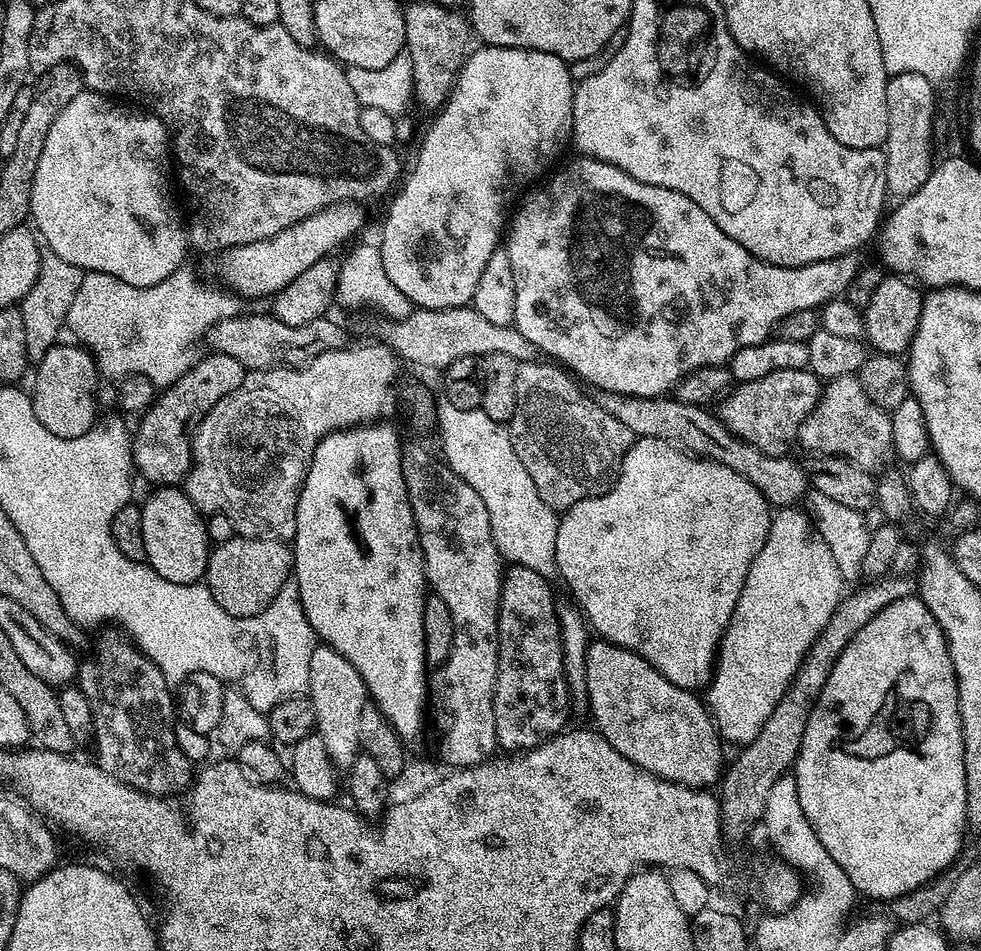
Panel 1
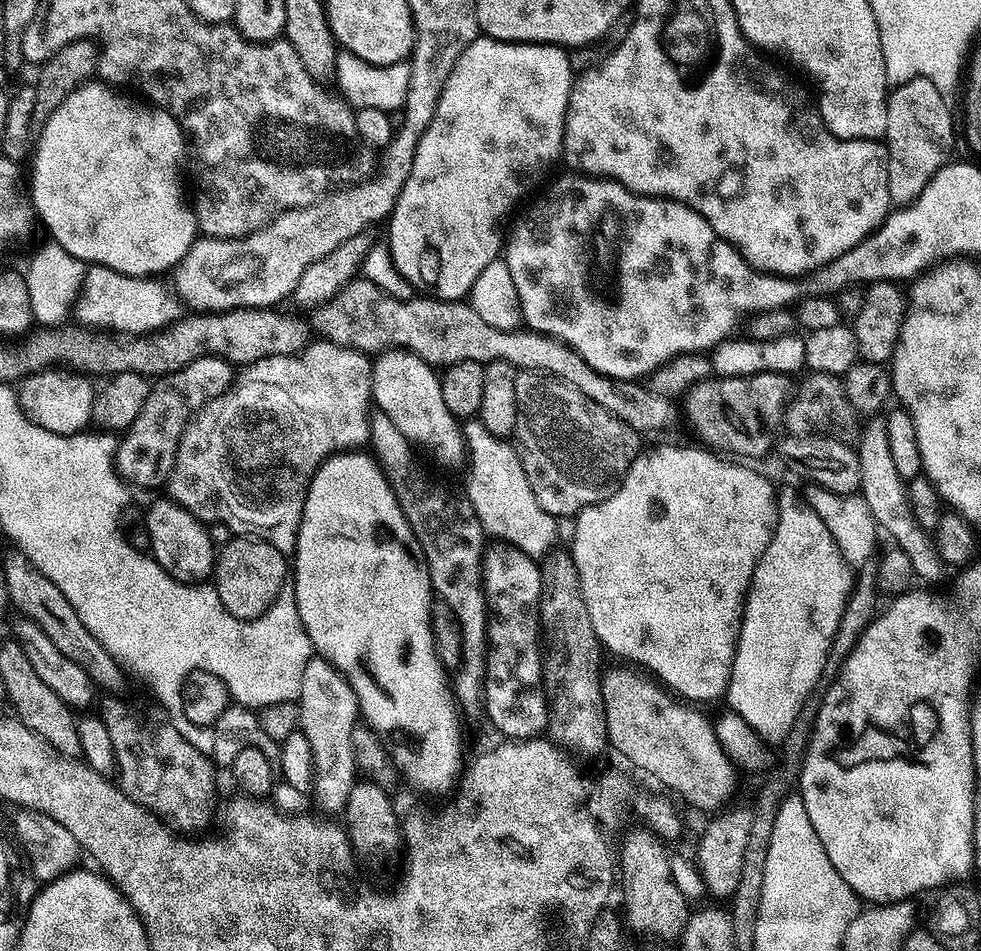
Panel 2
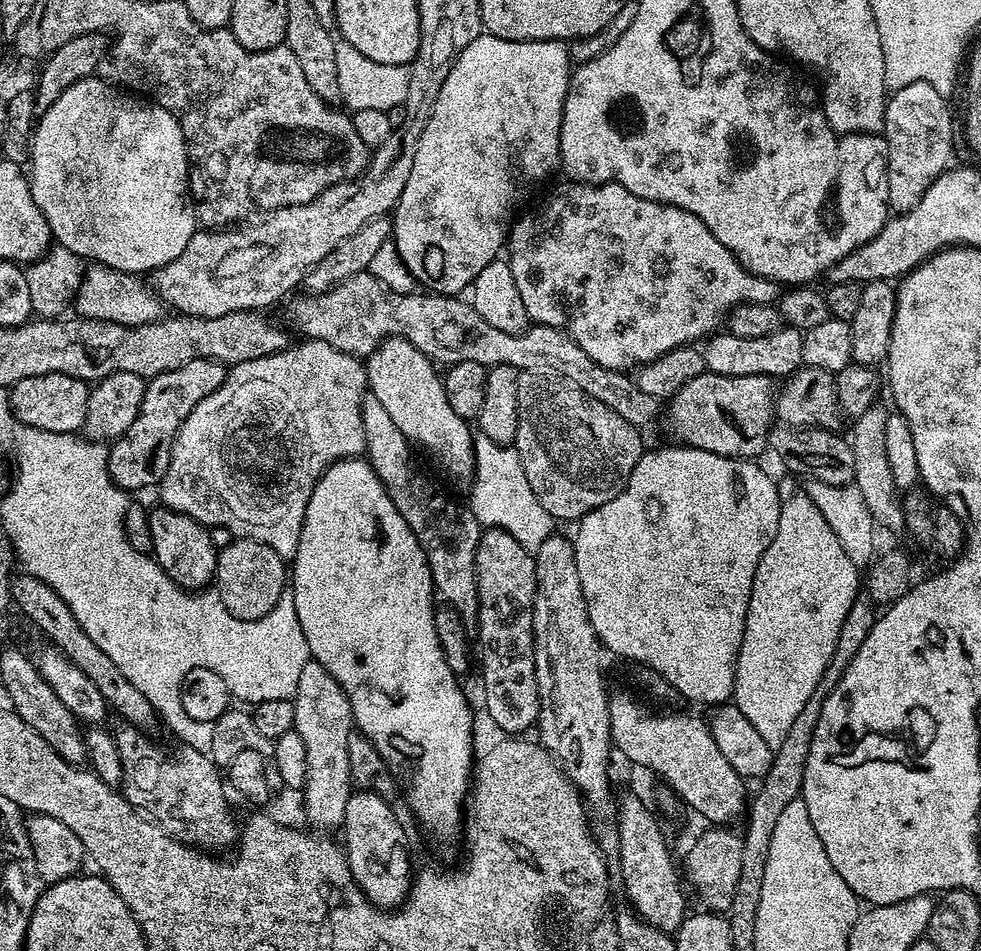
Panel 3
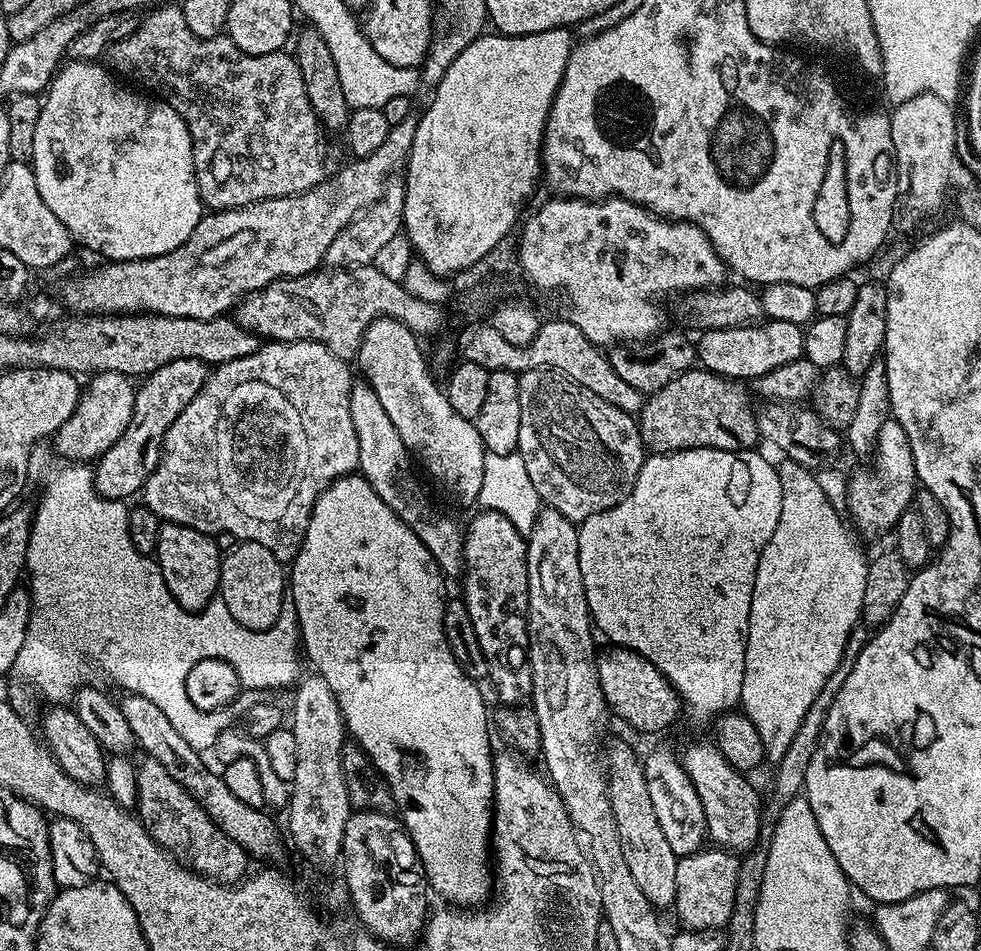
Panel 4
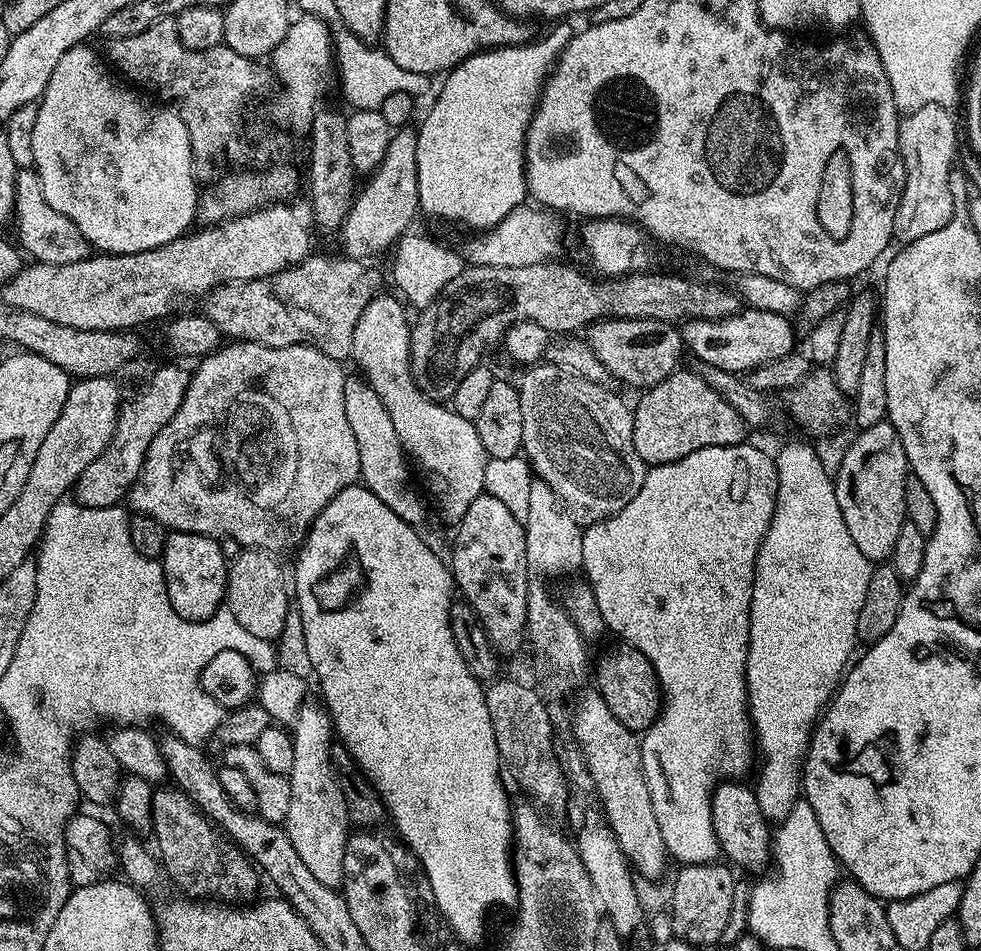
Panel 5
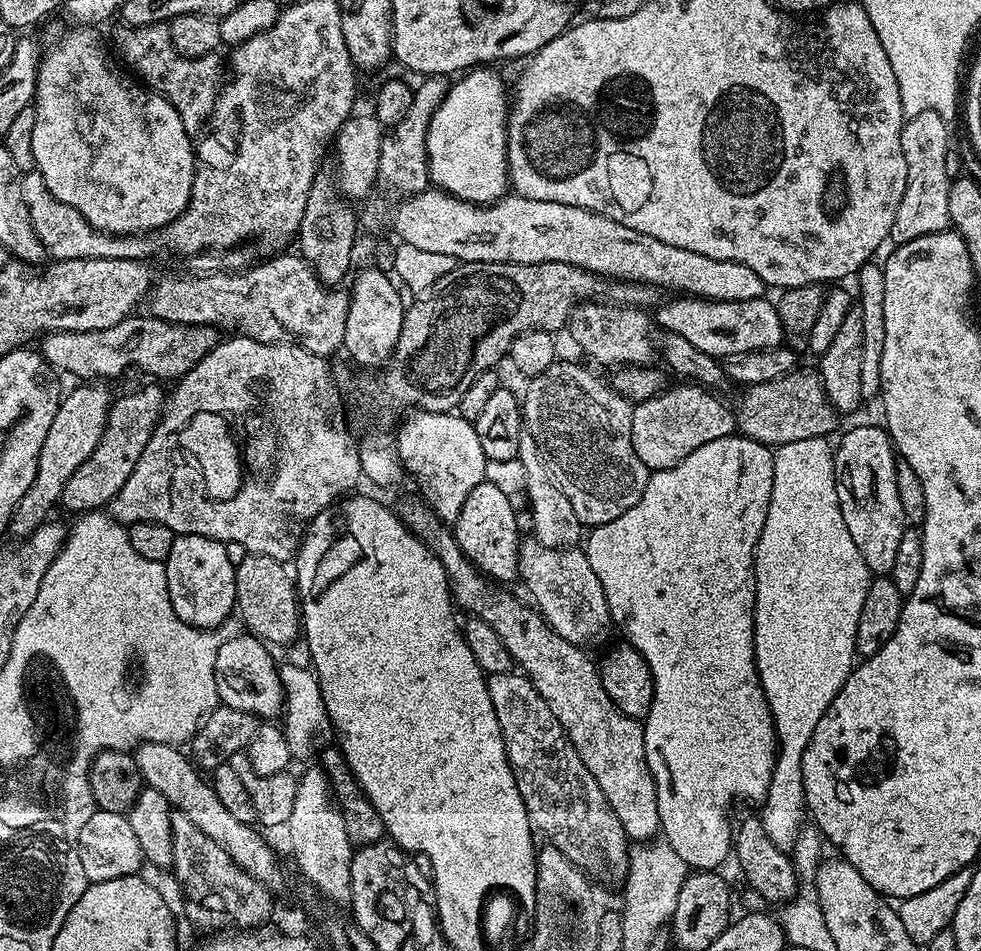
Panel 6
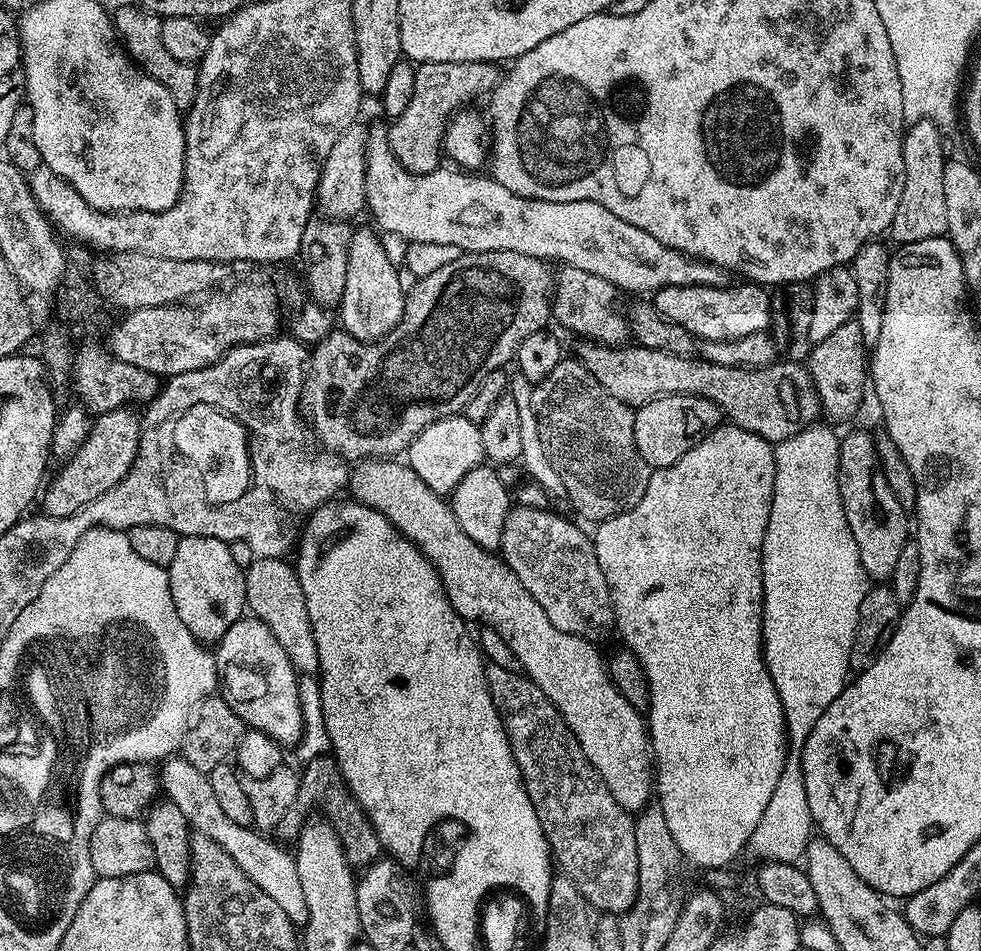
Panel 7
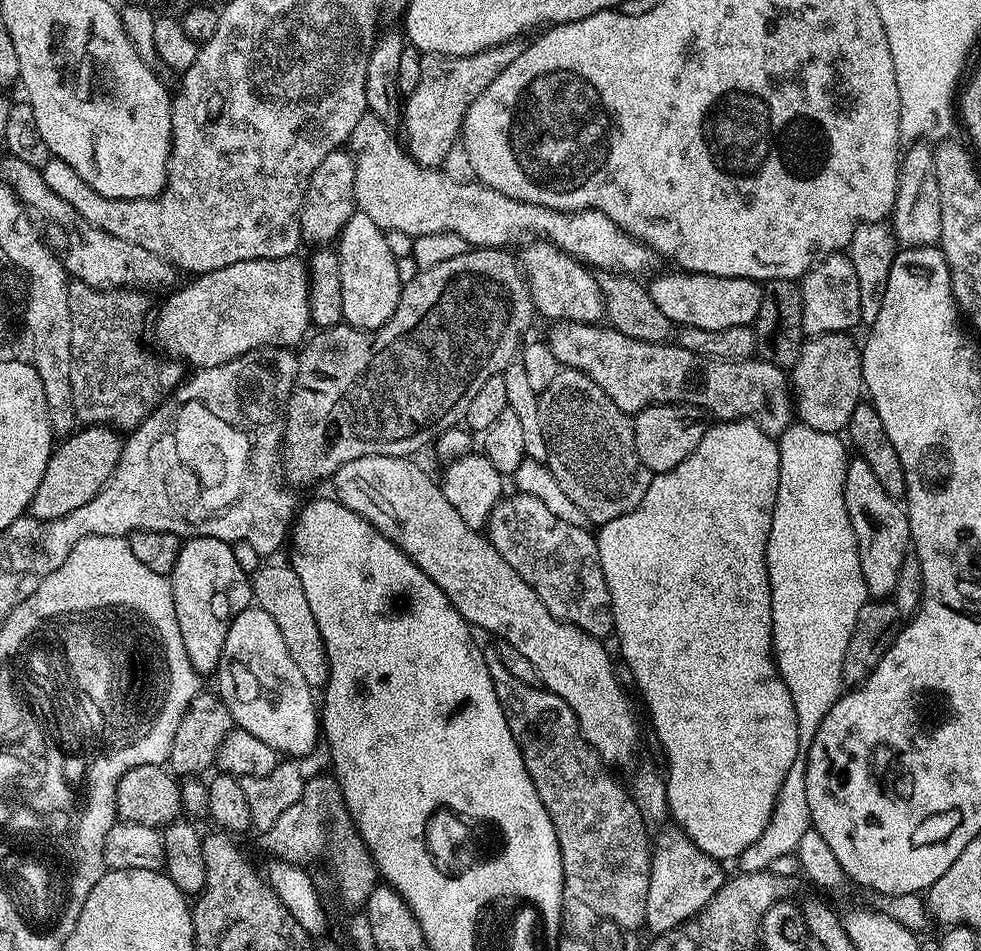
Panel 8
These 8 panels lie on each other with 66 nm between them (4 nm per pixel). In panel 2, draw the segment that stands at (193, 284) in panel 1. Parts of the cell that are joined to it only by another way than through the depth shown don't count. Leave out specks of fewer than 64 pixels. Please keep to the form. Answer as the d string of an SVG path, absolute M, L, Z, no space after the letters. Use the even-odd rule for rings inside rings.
M101 264L88 266L84 285L81 286L74 307L75 323L88 330L107 330L112 334L127 334L132 338L159 333L175 324L182 316L180 297L169 285L167 288L160 282L156 278L127 276Z

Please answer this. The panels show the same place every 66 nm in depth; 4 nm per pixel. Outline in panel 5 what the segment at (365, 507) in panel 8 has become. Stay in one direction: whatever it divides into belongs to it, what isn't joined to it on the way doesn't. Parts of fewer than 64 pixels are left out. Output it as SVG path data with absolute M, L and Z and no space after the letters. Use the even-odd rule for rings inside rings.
M596 690L586 693L577 702L576 713L572 716L572 732L580 743L578 750L584 758L587 775L592 775L592 784L600 795L602 815L614 830L624 857L643 879L659 881L664 867L670 864L670 857L662 842L662 830L654 814L654 802L650 802L637 733L614 716L610 706Z

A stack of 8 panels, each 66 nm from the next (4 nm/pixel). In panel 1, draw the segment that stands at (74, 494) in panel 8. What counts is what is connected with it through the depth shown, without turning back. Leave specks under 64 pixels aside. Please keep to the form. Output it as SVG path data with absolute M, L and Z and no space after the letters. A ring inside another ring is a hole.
M221 352L207 355L201 355L190 371L178 378L178 382L163 389L152 405L144 409L139 417L140 425L134 428L132 462L135 471L149 480L149 485L176 486L183 481L192 468L194 429L215 404L242 386L246 369L238 358L230 358L230 354Z

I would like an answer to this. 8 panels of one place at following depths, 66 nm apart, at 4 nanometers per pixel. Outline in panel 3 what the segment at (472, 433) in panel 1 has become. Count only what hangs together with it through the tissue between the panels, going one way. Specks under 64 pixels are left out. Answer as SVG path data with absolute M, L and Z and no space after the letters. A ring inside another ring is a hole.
M477 435L473 439L472 449L476 459L476 471L473 472L470 481L470 487L472 487L470 507L474 518L484 528L506 530L506 534L510 534L510 538L515 538L523 548L529 550L540 548L542 542L546 542L546 538L553 535L554 528L552 527L554 527L554 521L552 515L542 506L542 502L538 502L534 490L530 490L530 482L526 482L526 470L522 470L522 462L520 461L520 456L516 453L515 447L499 444L498 442L490 442L490 438Z

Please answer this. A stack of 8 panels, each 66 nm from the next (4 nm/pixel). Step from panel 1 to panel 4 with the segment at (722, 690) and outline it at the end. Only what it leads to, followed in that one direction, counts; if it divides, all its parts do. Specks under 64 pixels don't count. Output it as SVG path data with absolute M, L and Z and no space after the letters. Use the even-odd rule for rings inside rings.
M785 459L779 465L782 482L782 514L778 526L760 555L750 602L748 641L739 707L754 724L764 747L764 755L775 762L786 754L794 733L818 690L842 660L847 639L861 623L862 594L866 594L869 557L863 556L852 541L853 533L844 526L841 513L828 501L809 469Z

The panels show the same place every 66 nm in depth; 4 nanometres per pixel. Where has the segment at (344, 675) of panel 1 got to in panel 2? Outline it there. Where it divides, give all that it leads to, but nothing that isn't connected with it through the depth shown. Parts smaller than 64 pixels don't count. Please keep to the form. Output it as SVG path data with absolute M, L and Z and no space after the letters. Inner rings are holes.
M315 654L310 662L306 662L298 703L299 731L306 734L311 744L312 761L316 766L314 797L325 808L325 813L339 813L346 806L346 798L350 798L350 790L358 779L354 742L350 742L350 734L354 734L354 726L358 723L360 703L348 679L329 660L323 660Z

